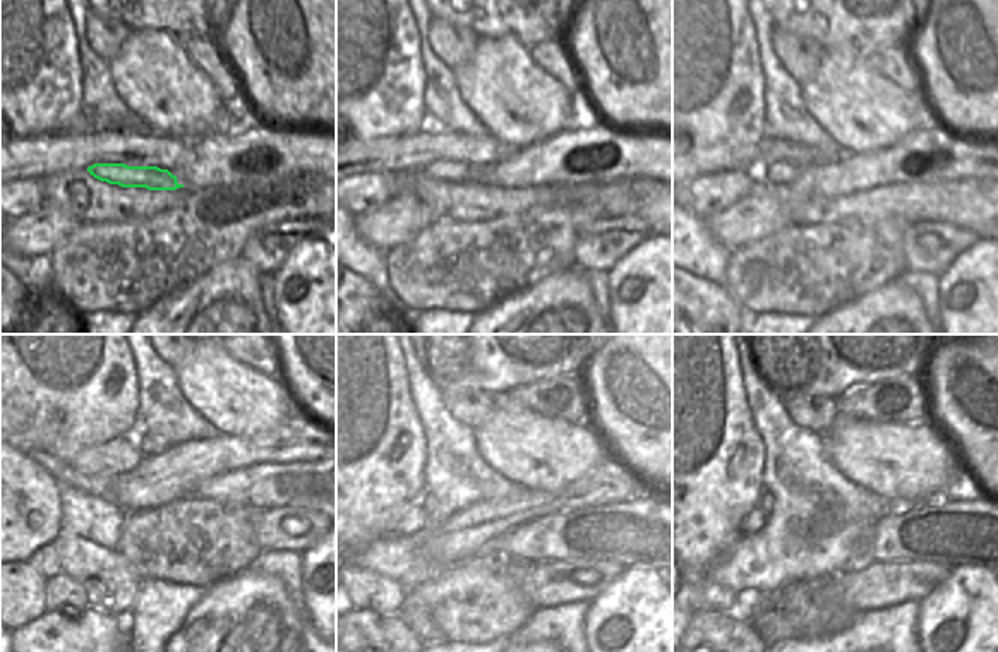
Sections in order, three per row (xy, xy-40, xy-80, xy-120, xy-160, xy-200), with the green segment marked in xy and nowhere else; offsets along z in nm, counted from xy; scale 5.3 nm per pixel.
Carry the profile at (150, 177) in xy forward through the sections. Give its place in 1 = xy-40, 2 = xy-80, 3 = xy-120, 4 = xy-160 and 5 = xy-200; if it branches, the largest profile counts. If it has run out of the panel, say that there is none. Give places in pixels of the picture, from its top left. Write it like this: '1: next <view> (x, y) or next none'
1: next xy-40 (450, 171)
2: next xy-80 (778, 173)
3: next xy-120 (99, 507)
4: next xy-160 (428, 501)
5: next xy-200 (766, 502)

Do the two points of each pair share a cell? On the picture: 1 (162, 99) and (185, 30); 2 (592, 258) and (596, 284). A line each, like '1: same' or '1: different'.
1: different
2: different

